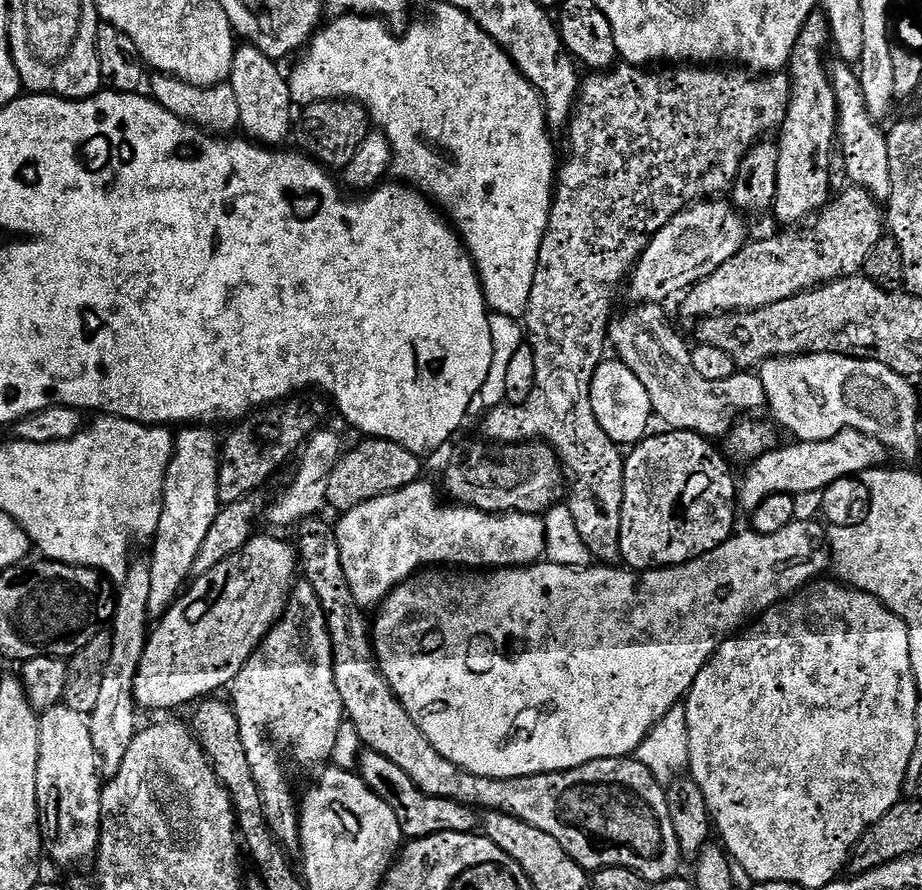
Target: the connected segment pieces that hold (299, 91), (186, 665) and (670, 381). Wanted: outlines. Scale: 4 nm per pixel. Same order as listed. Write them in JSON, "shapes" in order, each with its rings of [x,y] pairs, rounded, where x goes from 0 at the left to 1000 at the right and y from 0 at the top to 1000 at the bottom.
{"shapes":[[[[477,2],[477,6],[470,11],[469,19],[465,22],[456,22],[452,27],[444,26],[433,38],[426,35],[418,24],[402,16],[398,18],[383,18],[381,16],[366,18],[359,25],[361,27],[354,28],[355,26],[352,26],[339,39],[332,57],[324,64],[324,66],[326,65],[325,73],[318,79],[317,85],[315,81],[311,87],[318,118],[333,119],[344,117],[347,112],[385,112],[386,116],[396,121],[402,138],[411,147],[416,148],[422,164],[425,165],[424,192],[431,193],[435,198],[431,199],[439,208],[454,213],[461,221],[472,226],[484,239],[490,255],[495,257],[503,278],[507,279],[508,285],[512,290],[512,296],[516,298],[516,306],[521,309],[521,321],[525,326],[525,340],[539,355],[567,356],[568,352],[573,349],[575,326],[579,321],[579,303],[584,299],[584,281],[588,276],[588,267],[592,263],[594,242],[599,235],[601,203],[605,197],[605,175],[599,172],[599,160],[594,155],[597,145],[586,104],[561,79],[560,72],[552,65],[547,53],[540,47],[536,47],[536,43],[531,43],[531,38],[527,38],[521,33],[518,25],[514,25],[504,13],[488,7],[484,2]]],[[[274,601],[273,606],[268,607],[262,613],[262,618],[258,618],[254,622],[249,622],[249,627],[245,627],[241,631],[236,631],[236,636],[232,636],[232,640],[228,640],[221,647],[211,648],[203,657],[202,664],[192,673],[191,678],[172,693],[174,701],[164,707],[161,720],[156,727],[154,735],[154,744],[150,748],[150,757],[145,762],[145,781],[148,790],[153,797],[166,796],[169,800],[178,800],[181,796],[195,796],[198,791],[207,792],[209,789],[216,789],[222,784],[229,783],[238,773],[246,774],[251,770],[252,764],[262,753],[262,748],[267,748],[267,744],[273,737],[273,731],[281,726],[286,719],[286,713],[295,707],[295,702],[299,700],[300,692],[308,687],[308,676],[315,669],[315,662],[323,647],[323,620],[320,615],[317,616],[308,607],[298,607],[295,602]]],[[[694,342],[690,344],[690,347],[687,351],[681,351],[678,355],[672,355],[663,361],[659,366],[659,382],[662,383],[663,390],[664,387],[668,390],[667,399],[676,407],[679,412],[683,416],[688,416],[688,425],[692,425],[692,429],[696,429],[696,434],[701,434],[701,443],[705,443],[705,452],[707,453],[707,462],[709,464],[710,471],[714,473],[721,472],[723,480],[729,483],[736,483],[739,485],[755,485],[758,490],[762,490],[765,492],[778,492],[777,490],[781,490],[781,492],[786,491],[792,480],[796,474],[796,469],[793,467],[793,463],[807,463],[803,465],[816,465],[819,458],[828,460],[830,457],[831,451],[829,448],[829,439],[826,438],[826,429],[824,428],[823,421],[817,420],[811,416],[803,416],[799,417],[797,422],[793,422],[792,425],[783,425],[783,429],[770,429],[766,425],[761,425],[761,420],[757,420],[757,416],[753,416],[753,411],[751,410],[751,398],[747,391],[747,388],[742,388],[742,382],[736,378],[735,374],[732,373],[731,370],[725,365],[725,355],[719,351],[719,345],[716,342]]]]}

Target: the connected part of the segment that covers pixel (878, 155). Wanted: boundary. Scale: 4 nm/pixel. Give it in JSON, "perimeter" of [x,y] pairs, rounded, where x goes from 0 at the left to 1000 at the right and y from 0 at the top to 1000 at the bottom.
{"perimeter":[[[914,70],[903,71],[900,76],[902,101],[907,107],[907,152],[909,171],[915,174],[915,189],[925,208],[938,211],[951,227],[965,222],[965,178],[963,176],[963,155],[960,145],[939,124],[935,110],[932,84],[925,73]]]}

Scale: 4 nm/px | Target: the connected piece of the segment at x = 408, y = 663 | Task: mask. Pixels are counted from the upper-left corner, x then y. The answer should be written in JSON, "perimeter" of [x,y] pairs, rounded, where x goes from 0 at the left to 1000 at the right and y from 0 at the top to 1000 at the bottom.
{"perimeter":[[[864,582],[852,591],[852,596],[844,596],[844,600],[824,602],[815,596],[808,596],[804,602],[803,599],[795,600],[791,607],[783,609],[783,613],[779,613],[774,618],[770,618],[766,622],[761,622],[743,634],[731,634],[728,638],[709,638],[706,640],[682,640],[677,636],[615,638],[614,636],[605,636],[604,634],[582,631],[566,638],[540,638],[537,640],[457,640],[446,652],[440,652],[437,656],[431,656],[427,664],[422,665],[418,670],[416,674],[407,684],[406,691],[408,691],[408,698],[406,696],[402,698],[401,713],[403,716],[403,726],[408,734],[408,744],[412,748],[412,756],[416,758],[419,766],[423,766],[423,771],[427,775],[427,780],[436,789],[440,802],[445,802],[445,807],[449,807],[453,820],[458,820],[458,825],[462,825],[462,829],[469,835],[471,843],[475,843],[475,847],[479,847],[479,852],[488,852],[488,856],[492,856],[501,865],[510,865],[510,870],[518,870],[527,874],[562,874],[563,872],[582,872],[589,867],[613,867],[619,863],[626,863],[645,854],[670,852],[671,849],[678,852],[684,851],[692,837],[701,829],[703,821],[729,794],[739,790],[745,783],[747,775],[751,773],[753,762],[757,762],[761,748],[781,729],[781,724],[784,719],[804,709],[812,698],[823,692],[825,688],[831,687],[832,683],[838,683],[847,674],[852,674],[856,670],[862,667],[862,665],[867,665],[869,661],[876,660],[877,656],[888,648],[885,646],[894,637],[897,639],[899,634],[900,617],[896,610],[895,594],[893,592],[889,594],[885,589],[875,589],[871,582]]]}

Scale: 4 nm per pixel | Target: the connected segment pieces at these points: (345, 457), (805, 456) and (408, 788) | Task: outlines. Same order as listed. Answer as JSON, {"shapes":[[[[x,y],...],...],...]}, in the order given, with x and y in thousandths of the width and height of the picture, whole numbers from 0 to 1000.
{"shapes":[[[[395,492],[392,496],[392,499],[384,500],[379,508],[376,504],[370,511],[354,542],[351,564],[357,572],[360,570],[364,578],[384,573],[384,569],[393,569],[393,564],[401,564],[414,555],[431,553],[457,538],[456,521],[451,518],[454,517],[452,509],[422,494]]],[[[925,481],[913,483],[905,492],[892,497],[869,494],[858,498],[851,503],[843,501],[810,522],[811,531],[800,544],[800,566],[806,574],[808,571],[808,576],[818,574],[826,563],[835,560],[835,555],[857,555],[860,560],[869,560],[875,553],[889,555],[910,538],[936,533],[939,527],[960,520],[960,503],[948,492]]],[[[398,843],[392,846],[388,871],[401,888],[406,888],[406,892],[410,892],[410,897],[414,897],[414,901],[419,901],[419,906],[423,906],[423,910],[427,910],[427,919],[432,919],[432,928],[444,945],[485,935],[517,934],[517,909],[498,903],[496,899],[464,894],[457,885],[449,883],[449,879],[445,879],[445,874],[440,874],[440,870],[436,870],[436,865],[432,865],[432,861],[423,856],[423,852],[414,852],[414,847]]]]}

